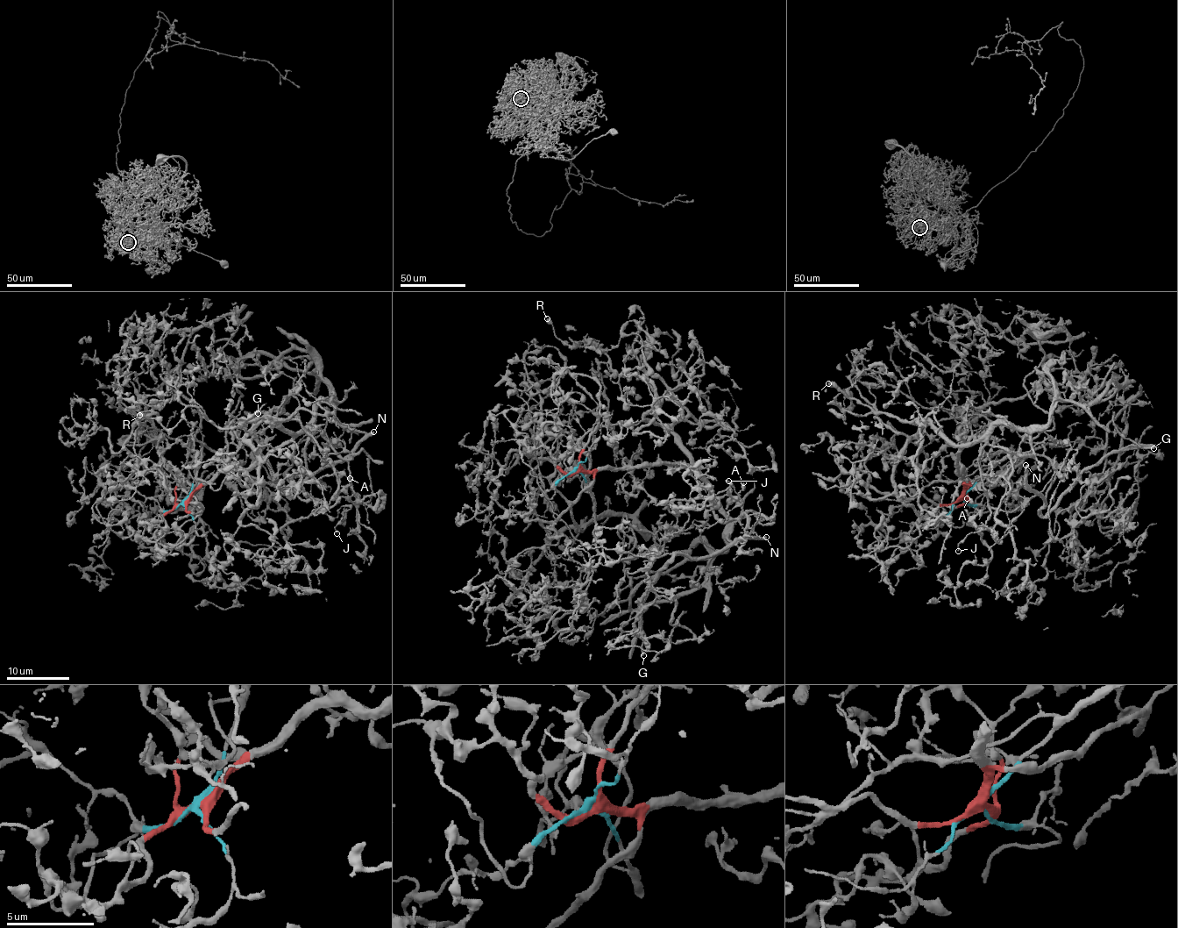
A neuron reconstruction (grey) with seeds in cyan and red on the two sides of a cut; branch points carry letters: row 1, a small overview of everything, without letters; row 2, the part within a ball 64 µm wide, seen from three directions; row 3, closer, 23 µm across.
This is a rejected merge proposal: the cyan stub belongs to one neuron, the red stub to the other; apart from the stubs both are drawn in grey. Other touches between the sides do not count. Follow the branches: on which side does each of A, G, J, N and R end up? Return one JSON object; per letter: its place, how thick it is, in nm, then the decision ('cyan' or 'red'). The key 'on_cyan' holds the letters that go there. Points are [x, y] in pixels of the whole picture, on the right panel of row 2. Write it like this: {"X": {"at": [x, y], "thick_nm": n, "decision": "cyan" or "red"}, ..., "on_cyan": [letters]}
{"A": {"at": [967, 498], "thick_nm": 460, "decision": "red"}, "G": {"at": [1153, 448], "thick_nm": 280, "decision": "cyan"}, "J": {"at": [958, 551], "thick_nm": 100, "decision": "cyan"}, "N": {"at": [1025, 465], "thick_nm": 440, "decision": "cyan"}, "R": {"at": [828, 383], "thick_nm": 550, "decision": "red"}, "on_cyan": ["G", "J", "N"]}

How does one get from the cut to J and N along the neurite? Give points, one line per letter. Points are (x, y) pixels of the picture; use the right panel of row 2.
J: (962, 498), (1018, 453), (1045, 454), (1055, 474), (1039, 513), (1038, 495), (999, 541), (972, 531), (958, 551)
N: (962, 498), (989, 471), (1013, 454), (1045, 454), (1054, 479), (1039, 513), (1045, 500), (1026, 482), (1025, 464)

